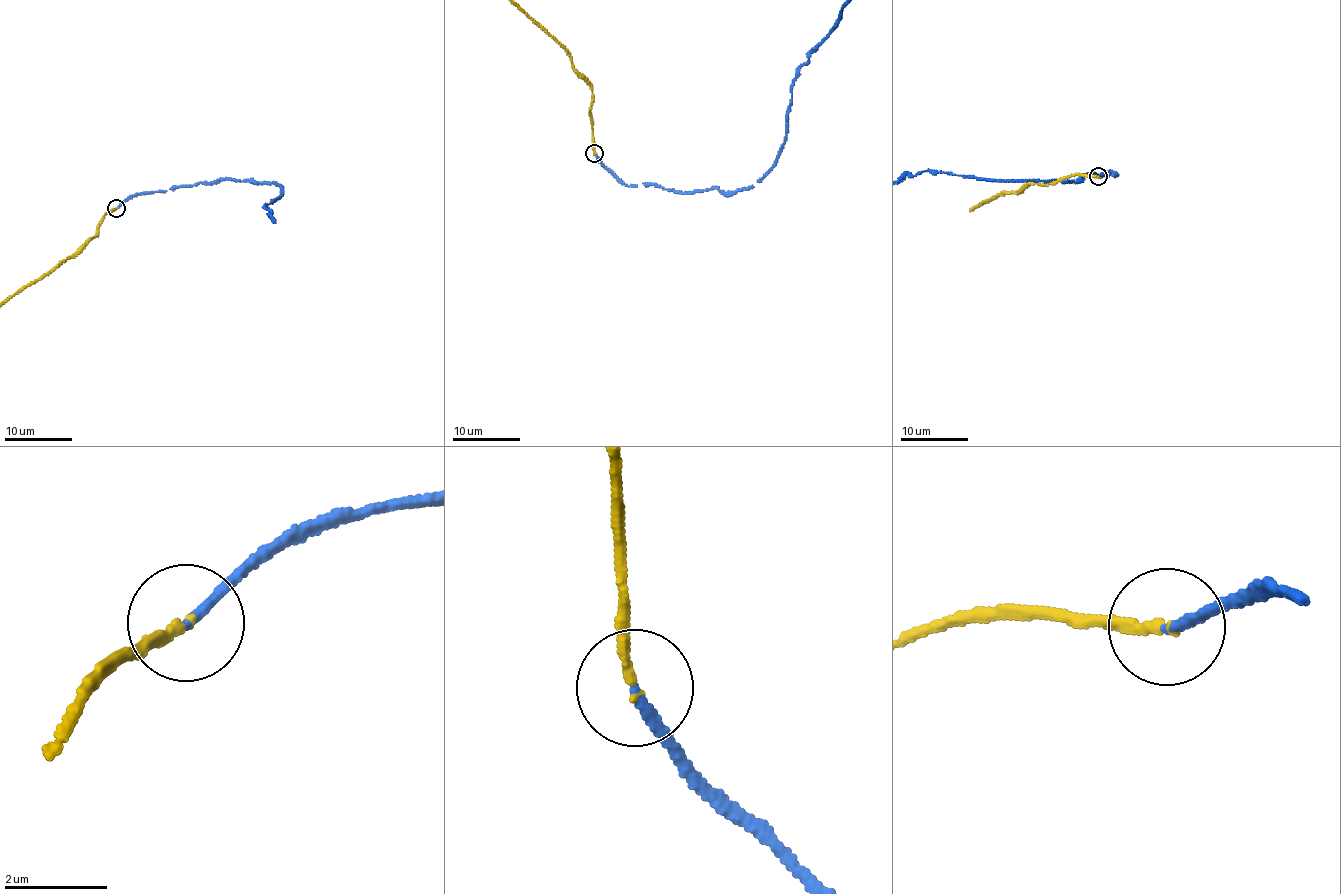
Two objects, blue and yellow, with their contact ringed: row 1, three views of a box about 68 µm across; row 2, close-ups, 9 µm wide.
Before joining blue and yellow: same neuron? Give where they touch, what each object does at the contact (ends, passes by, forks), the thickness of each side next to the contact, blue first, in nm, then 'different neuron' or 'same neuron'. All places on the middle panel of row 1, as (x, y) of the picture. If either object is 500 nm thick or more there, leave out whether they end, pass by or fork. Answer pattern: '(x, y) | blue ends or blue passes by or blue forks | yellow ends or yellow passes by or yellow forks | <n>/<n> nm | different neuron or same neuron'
(594, 153) | blue ends | yellow ends | 180/180 nm | same neuron

